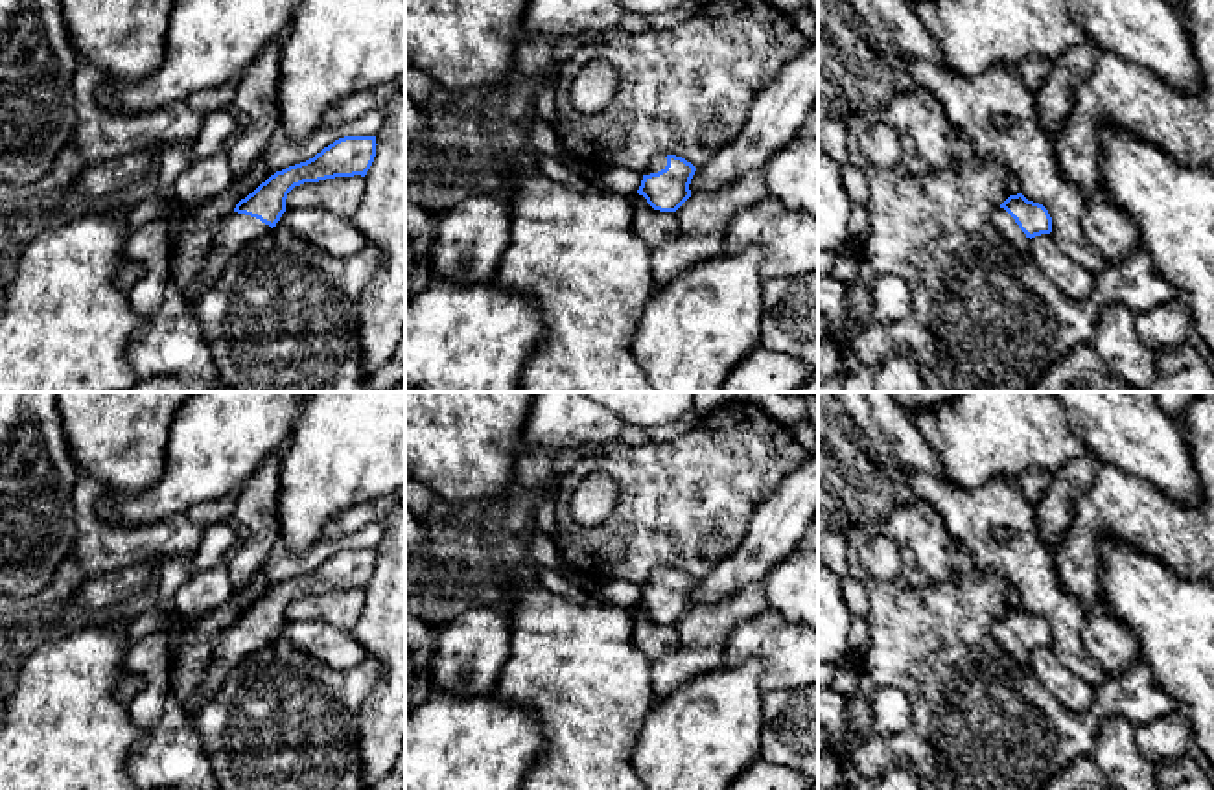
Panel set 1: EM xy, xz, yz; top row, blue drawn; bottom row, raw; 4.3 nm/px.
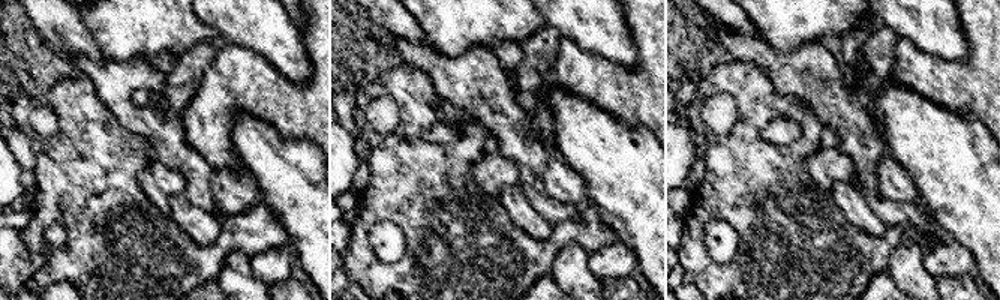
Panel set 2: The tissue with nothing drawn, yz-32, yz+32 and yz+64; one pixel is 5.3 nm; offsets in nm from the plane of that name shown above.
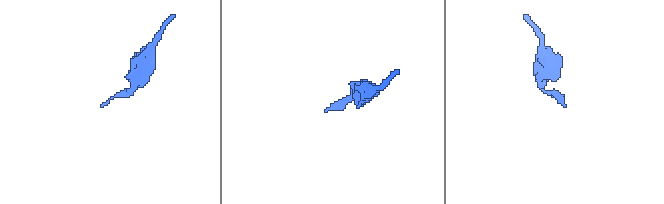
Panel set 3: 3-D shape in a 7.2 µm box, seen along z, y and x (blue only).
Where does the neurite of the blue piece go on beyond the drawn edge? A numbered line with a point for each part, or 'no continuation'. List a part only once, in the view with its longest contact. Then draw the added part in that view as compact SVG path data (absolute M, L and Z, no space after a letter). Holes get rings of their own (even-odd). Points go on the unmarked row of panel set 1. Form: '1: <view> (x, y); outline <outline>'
1: xy (238, 641); outline M232 624L214 648L214 659L203 676L199 689L193 692L192 703L186 711L195 713L208 702L223 685L230 668L234 668L245 656L256 652L271 639L256 630Z

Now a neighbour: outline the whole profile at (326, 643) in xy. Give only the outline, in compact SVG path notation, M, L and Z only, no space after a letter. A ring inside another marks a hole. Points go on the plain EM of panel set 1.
M286 621L276 637L335 670L354 668L367 657L348 630L322 621Z

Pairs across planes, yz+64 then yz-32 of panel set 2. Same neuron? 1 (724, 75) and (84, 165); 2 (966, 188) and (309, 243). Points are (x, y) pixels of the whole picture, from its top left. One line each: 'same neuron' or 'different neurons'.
1: same neuron
2: same neuron

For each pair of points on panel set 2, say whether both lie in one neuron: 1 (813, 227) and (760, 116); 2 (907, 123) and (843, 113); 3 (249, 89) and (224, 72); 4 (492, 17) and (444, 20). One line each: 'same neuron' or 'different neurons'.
1: same neuron
2: different neurons
3: same neuron
4: same neuron

